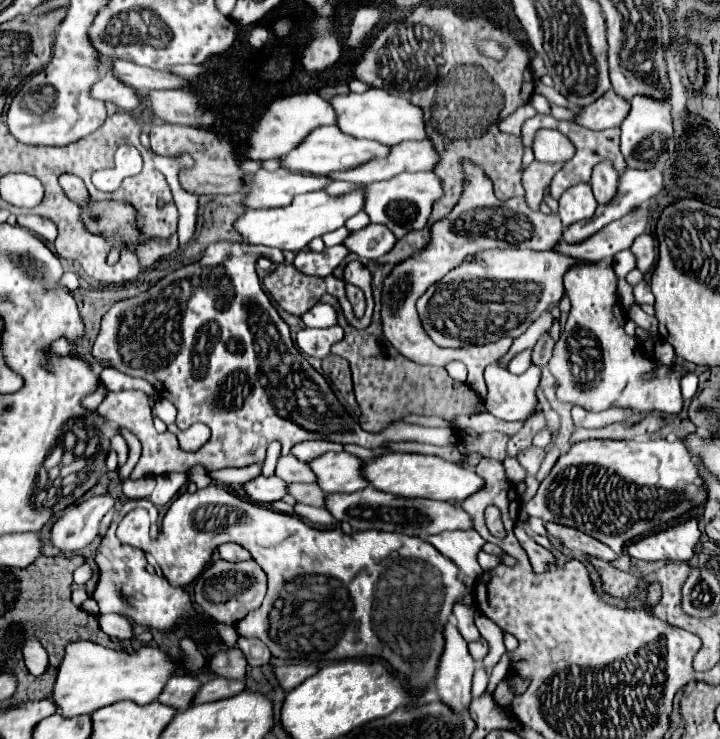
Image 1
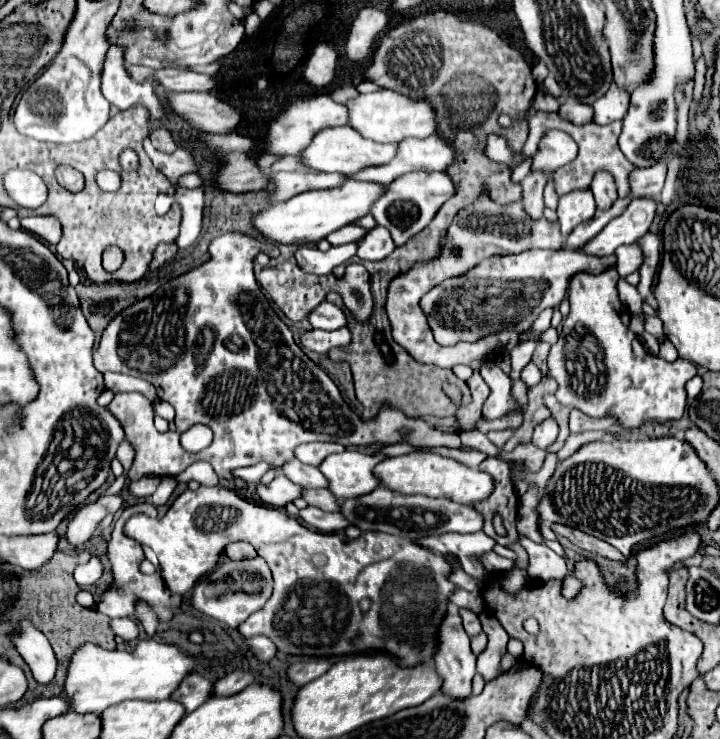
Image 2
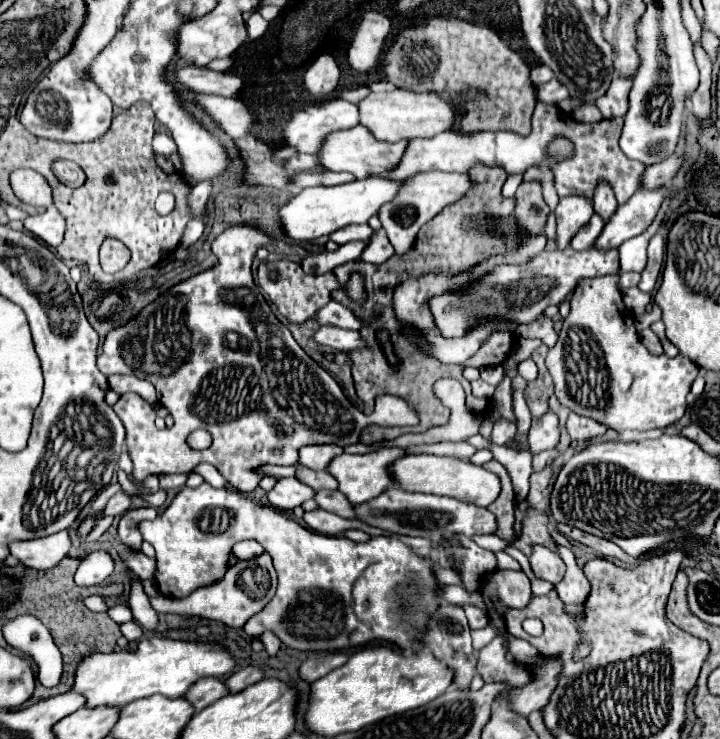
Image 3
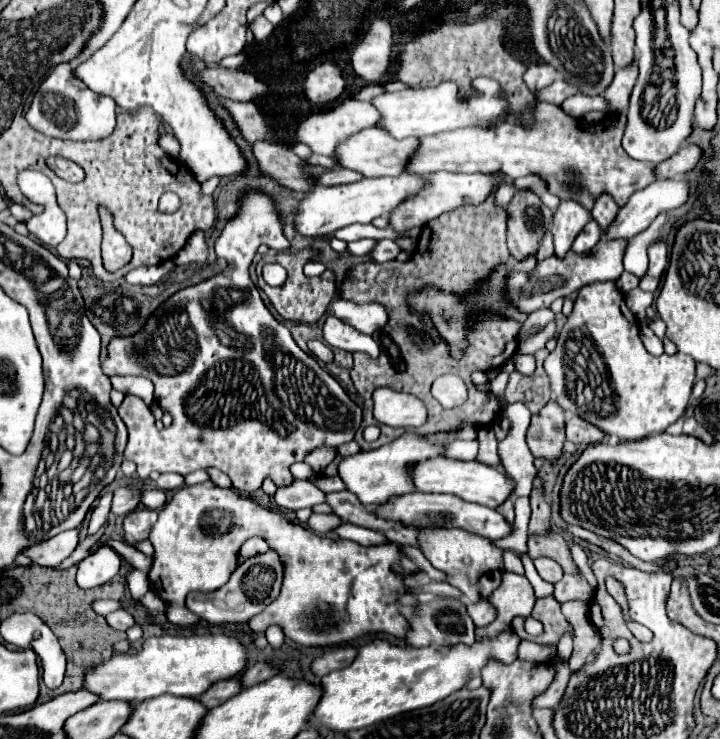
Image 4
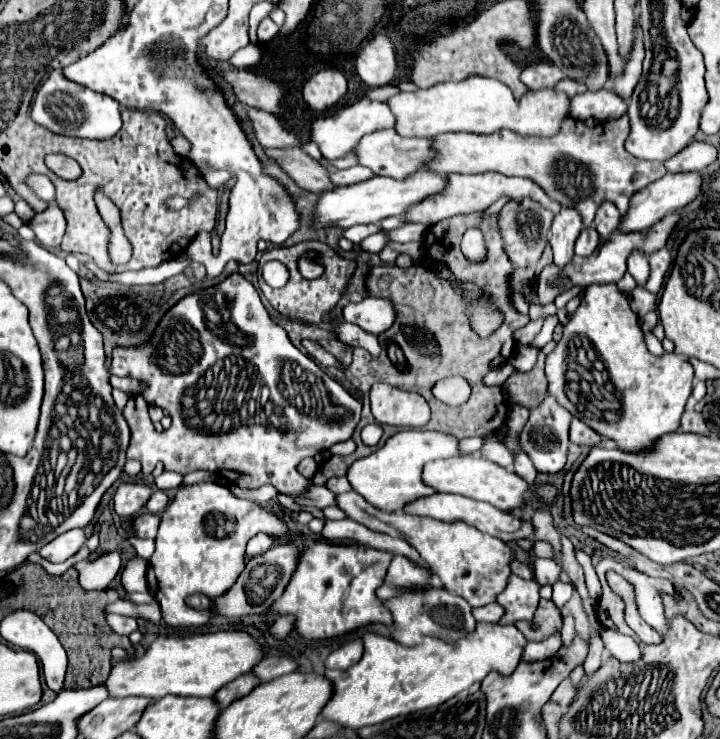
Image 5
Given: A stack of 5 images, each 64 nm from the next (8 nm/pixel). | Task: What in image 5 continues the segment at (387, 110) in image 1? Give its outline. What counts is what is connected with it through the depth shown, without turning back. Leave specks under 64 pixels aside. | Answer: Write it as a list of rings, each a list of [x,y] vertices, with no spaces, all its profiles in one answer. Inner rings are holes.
[[[468,78],[464,82],[442,82],[426,90],[416,90],[416,92],[400,92],[392,96],[386,102],[396,118],[394,130],[400,136],[420,136],[420,138],[430,138],[442,132],[476,132],[476,134],[488,134],[488,132],[498,132],[500,128],[514,128],[520,134],[528,136],[552,136],[560,128],[560,120],[568,118],[568,96],[554,92],[554,88],[538,90],[532,92],[528,90],[520,100],[512,98],[510,88],[506,84],[494,80],[494,78]]]

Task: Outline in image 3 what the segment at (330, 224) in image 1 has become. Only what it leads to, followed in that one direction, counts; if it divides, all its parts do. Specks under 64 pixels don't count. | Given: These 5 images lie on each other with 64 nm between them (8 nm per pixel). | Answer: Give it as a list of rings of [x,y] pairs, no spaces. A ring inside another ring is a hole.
[[[364,178],[364,180],[354,180],[340,186],[330,186],[330,188],[324,188],[324,186],[304,188],[290,202],[278,208],[280,224],[286,238],[290,240],[296,240],[296,242],[320,240],[322,236],[328,236],[348,224],[368,222],[368,218],[378,212],[380,204],[386,204],[388,200],[392,200],[398,188],[400,188],[400,182],[384,180],[384,178]]]

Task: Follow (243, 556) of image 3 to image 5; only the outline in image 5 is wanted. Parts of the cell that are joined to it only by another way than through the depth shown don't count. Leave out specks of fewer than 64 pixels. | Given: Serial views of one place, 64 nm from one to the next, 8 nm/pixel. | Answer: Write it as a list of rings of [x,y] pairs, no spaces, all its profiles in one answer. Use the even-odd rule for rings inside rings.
[[[258,534],[258,536],[254,536],[254,538],[248,542],[248,546],[246,546],[246,556],[258,556],[258,554],[266,552],[272,544],[274,544],[274,542],[272,542],[272,538],[270,538],[268,534]]]

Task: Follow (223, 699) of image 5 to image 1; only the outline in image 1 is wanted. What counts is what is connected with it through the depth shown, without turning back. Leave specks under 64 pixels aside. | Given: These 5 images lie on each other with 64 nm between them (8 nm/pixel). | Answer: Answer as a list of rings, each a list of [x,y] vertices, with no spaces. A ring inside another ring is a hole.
[[[190,674],[174,676],[172,680],[166,682],[164,690],[158,696],[158,702],[172,706],[176,710],[186,710],[186,708],[190,708],[190,700],[198,686],[200,686],[200,680]]]

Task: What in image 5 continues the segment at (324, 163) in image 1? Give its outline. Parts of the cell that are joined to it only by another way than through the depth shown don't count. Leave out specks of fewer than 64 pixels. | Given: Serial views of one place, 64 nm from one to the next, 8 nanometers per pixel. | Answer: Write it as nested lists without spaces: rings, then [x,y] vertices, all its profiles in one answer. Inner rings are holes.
[[[392,128],[362,136],[352,152],[358,158],[358,164],[370,168],[376,176],[390,176],[390,178],[398,178],[398,180],[404,176],[410,176],[412,172],[422,170],[424,164],[432,158],[428,138],[402,138]]]

